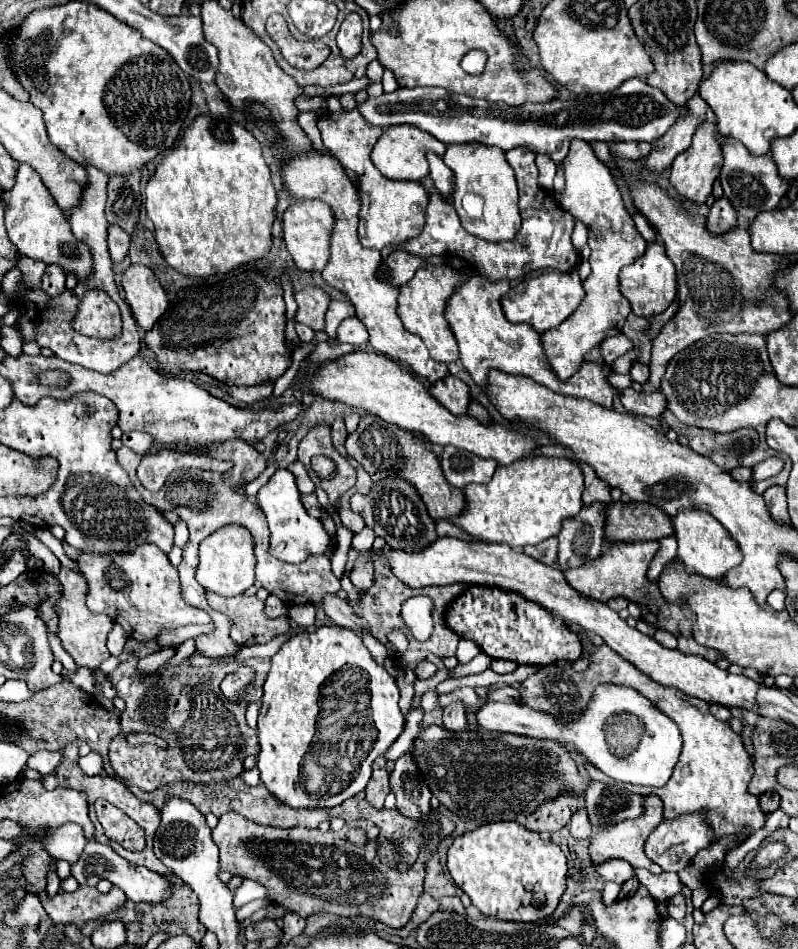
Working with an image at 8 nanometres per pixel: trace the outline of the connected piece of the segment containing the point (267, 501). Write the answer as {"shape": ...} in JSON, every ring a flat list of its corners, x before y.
{"shape":[[280,468,272,474,272,478,258,492,258,504,264,510,270,524,270,552,274,558,298,564,310,554,324,554,328,558,334,554,334,538,324,530,318,518,308,516,300,502,296,480,288,470]]}

